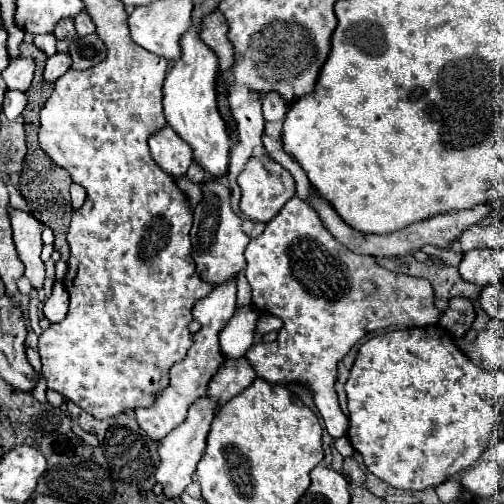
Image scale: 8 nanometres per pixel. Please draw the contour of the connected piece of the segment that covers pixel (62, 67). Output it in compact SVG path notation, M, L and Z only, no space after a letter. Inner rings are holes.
M56 53L54 57L50 57L46 61L42 77L44 77L46 83L56 83L58 77L64 75L68 69L70 69L70 59L66 57L66 53Z

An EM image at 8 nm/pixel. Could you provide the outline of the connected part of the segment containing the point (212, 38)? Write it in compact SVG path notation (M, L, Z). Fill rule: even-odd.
M218 9L202 17L200 39L202 39L202 43L206 43L216 53L218 63L220 63L220 69L224 73L234 63L234 47L230 45L230 41L226 37L226 29L228 29L226 19L222 17L222 13Z

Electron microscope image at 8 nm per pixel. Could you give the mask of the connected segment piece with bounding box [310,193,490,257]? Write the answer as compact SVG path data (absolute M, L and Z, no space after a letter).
M314 193L314 197L310 199L310 205L316 209L316 213L320 215L322 223L326 225L326 229L342 243L346 245L346 249L354 251L354 253L362 253L362 255L370 255L370 257L402 257L406 253L416 253L420 251L424 245L432 245L432 247L448 247L454 239L458 239L462 235L464 229L468 229L470 225L482 221L490 207L484 203L484 205L476 205L468 211L456 211L456 213L446 213L446 215L436 215L436 217L430 217L426 221L420 221L420 223L414 223L406 229L400 229L400 231L394 231L394 233L386 233L386 235L368 235L368 233L360 233L360 231L354 231L350 225L342 223L342 219L338 217L338 213L330 207L328 201L324 201L318 193Z

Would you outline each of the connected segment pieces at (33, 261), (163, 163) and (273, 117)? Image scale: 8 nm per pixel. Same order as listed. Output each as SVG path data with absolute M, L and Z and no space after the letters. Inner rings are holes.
M20 209L10 211L10 223L18 257L26 265L24 275L28 277L34 289L42 289L44 283L44 263L40 259L40 251L44 245L40 239L42 225L30 213Z
M166 125L162 131L152 135L148 143L150 143L150 155L164 173L168 173L172 179L186 175L192 163L190 147L174 133L174 129Z
M270 93L270 97L266 97L266 99L262 101L262 111L264 111L264 121L266 121L266 123L284 119L286 109L288 109L288 105L282 105L282 99L280 99L280 97L274 97L272 93Z

